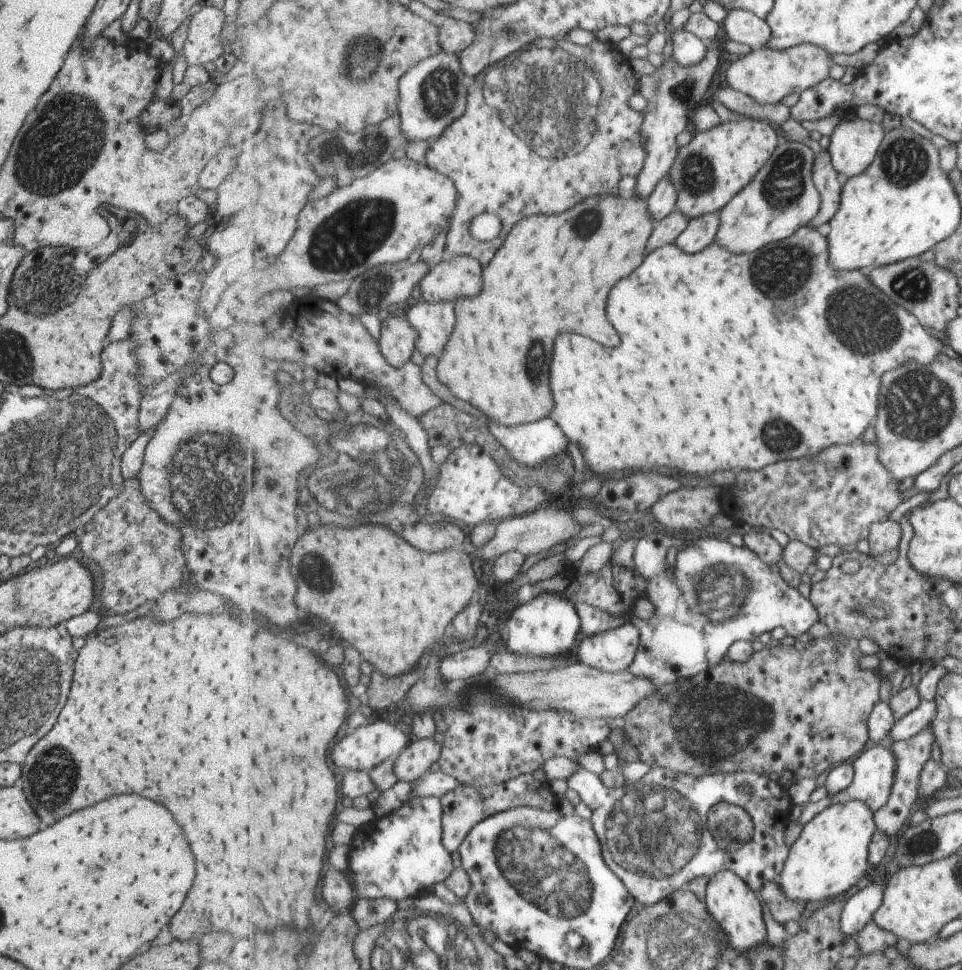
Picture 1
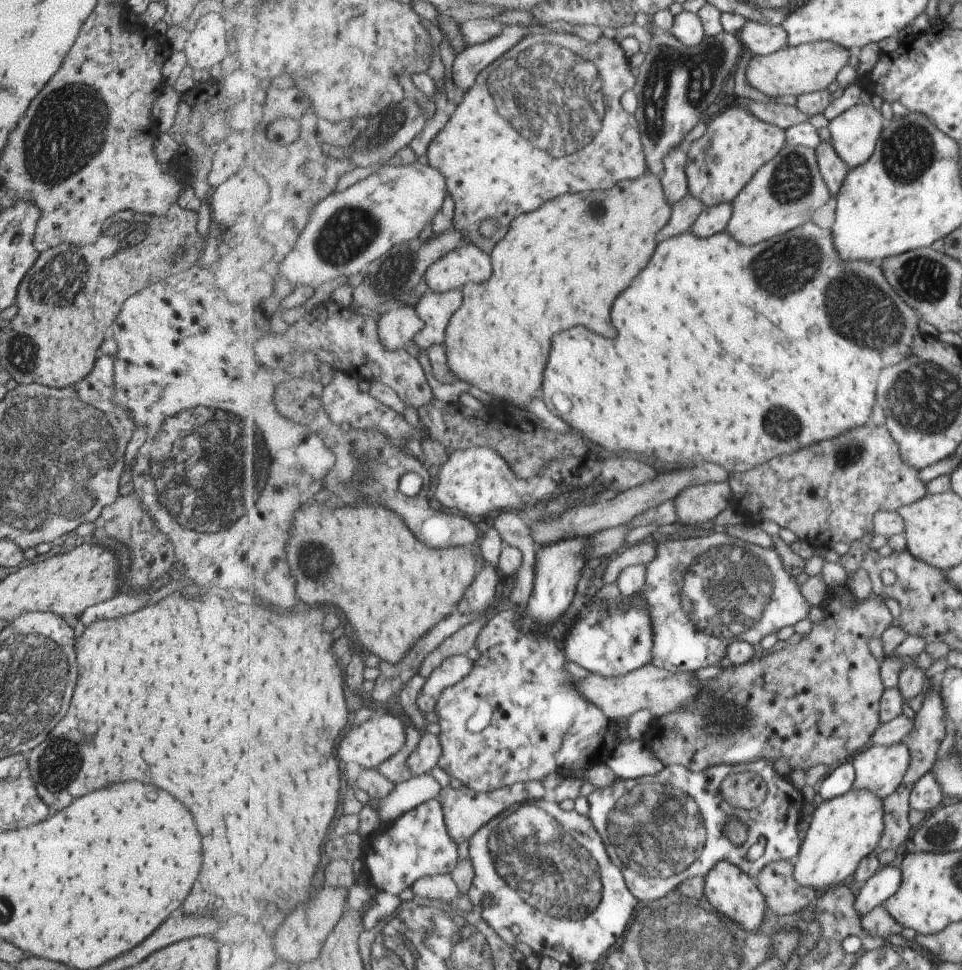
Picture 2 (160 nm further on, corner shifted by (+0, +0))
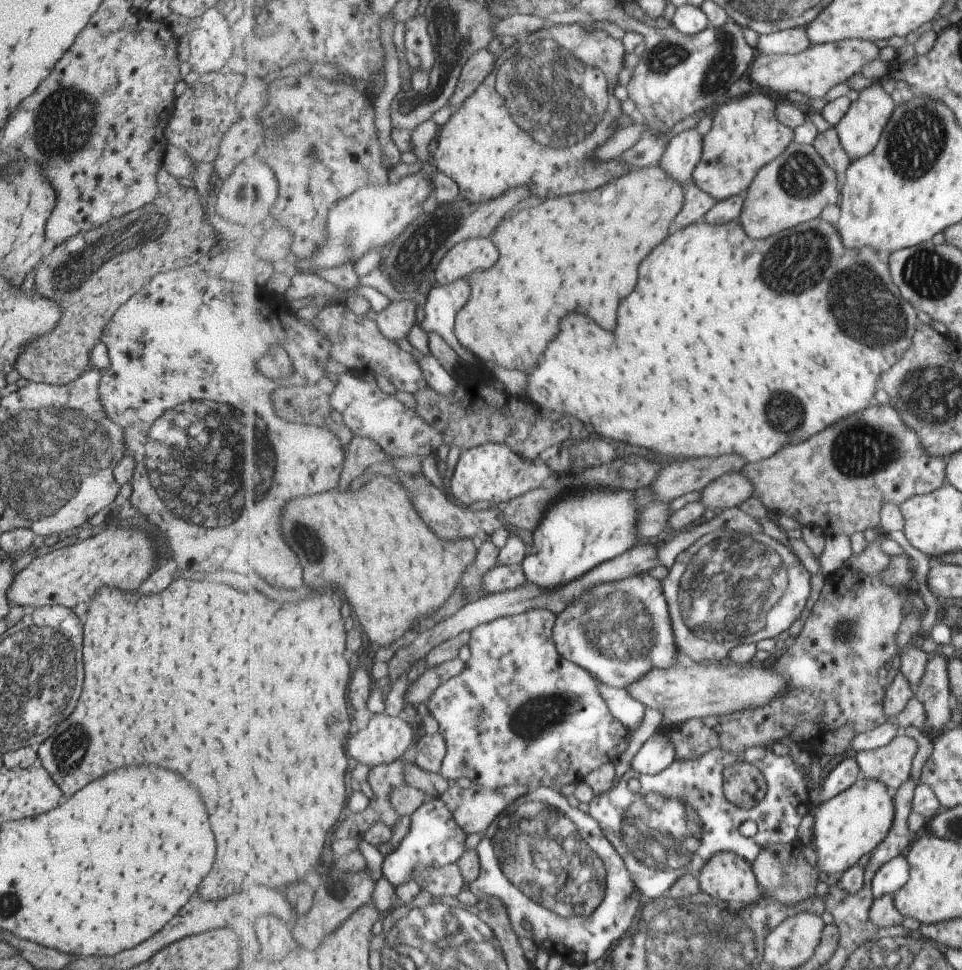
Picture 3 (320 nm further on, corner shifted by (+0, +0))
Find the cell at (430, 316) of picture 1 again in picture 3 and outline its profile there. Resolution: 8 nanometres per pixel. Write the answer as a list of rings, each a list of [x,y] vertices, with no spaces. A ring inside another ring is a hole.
[[[457,279],[451,284],[439,284],[433,288],[424,288],[427,292],[427,299],[424,309],[426,310],[425,320],[422,327],[425,332],[438,332],[449,343],[449,346],[457,352],[462,363],[466,366],[469,363],[478,365],[482,370],[482,363],[478,363],[478,357],[470,350],[462,346],[456,335],[456,318],[461,309],[472,298],[472,284],[467,279]]]

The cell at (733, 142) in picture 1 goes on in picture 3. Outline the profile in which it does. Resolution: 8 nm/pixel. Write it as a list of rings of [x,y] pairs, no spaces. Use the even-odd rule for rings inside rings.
[[[751,94],[722,104],[704,136],[704,154],[693,180],[718,201],[745,195],[757,173],[796,138],[796,132],[778,119],[778,104],[767,94]]]

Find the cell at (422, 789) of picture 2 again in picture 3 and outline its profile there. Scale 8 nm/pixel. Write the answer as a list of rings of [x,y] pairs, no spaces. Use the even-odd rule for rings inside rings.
[[[531,609],[520,615],[505,617],[494,620],[489,624],[484,624],[472,630],[472,639],[469,648],[471,656],[466,661],[465,670],[451,680],[444,682],[432,694],[432,698],[427,702],[429,713],[437,720],[439,732],[445,737],[448,743],[448,755],[445,757],[442,768],[443,776],[448,779],[459,780],[468,778],[472,784],[481,785],[490,789],[500,789],[509,785],[521,785],[533,791],[539,786],[550,786],[551,788],[561,788],[565,784],[580,784],[585,782],[585,777],[597,770],[605,763],[615,763],[619,756],[629,748],[633,729],[627,728],[609,710],[607,702],[603,700],[599,692],[599,682],[591,671],[587,671],[581,665],[561,656],[557,650],[554,640],[554,628],[557,615],[547,609]]]

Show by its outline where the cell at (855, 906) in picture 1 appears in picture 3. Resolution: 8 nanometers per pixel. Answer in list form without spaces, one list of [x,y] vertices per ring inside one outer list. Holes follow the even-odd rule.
[[[906,854],[890,860],[877,871],[872,880],[872,891],[876,898],[895,896],[909,882],[909,861]]]

